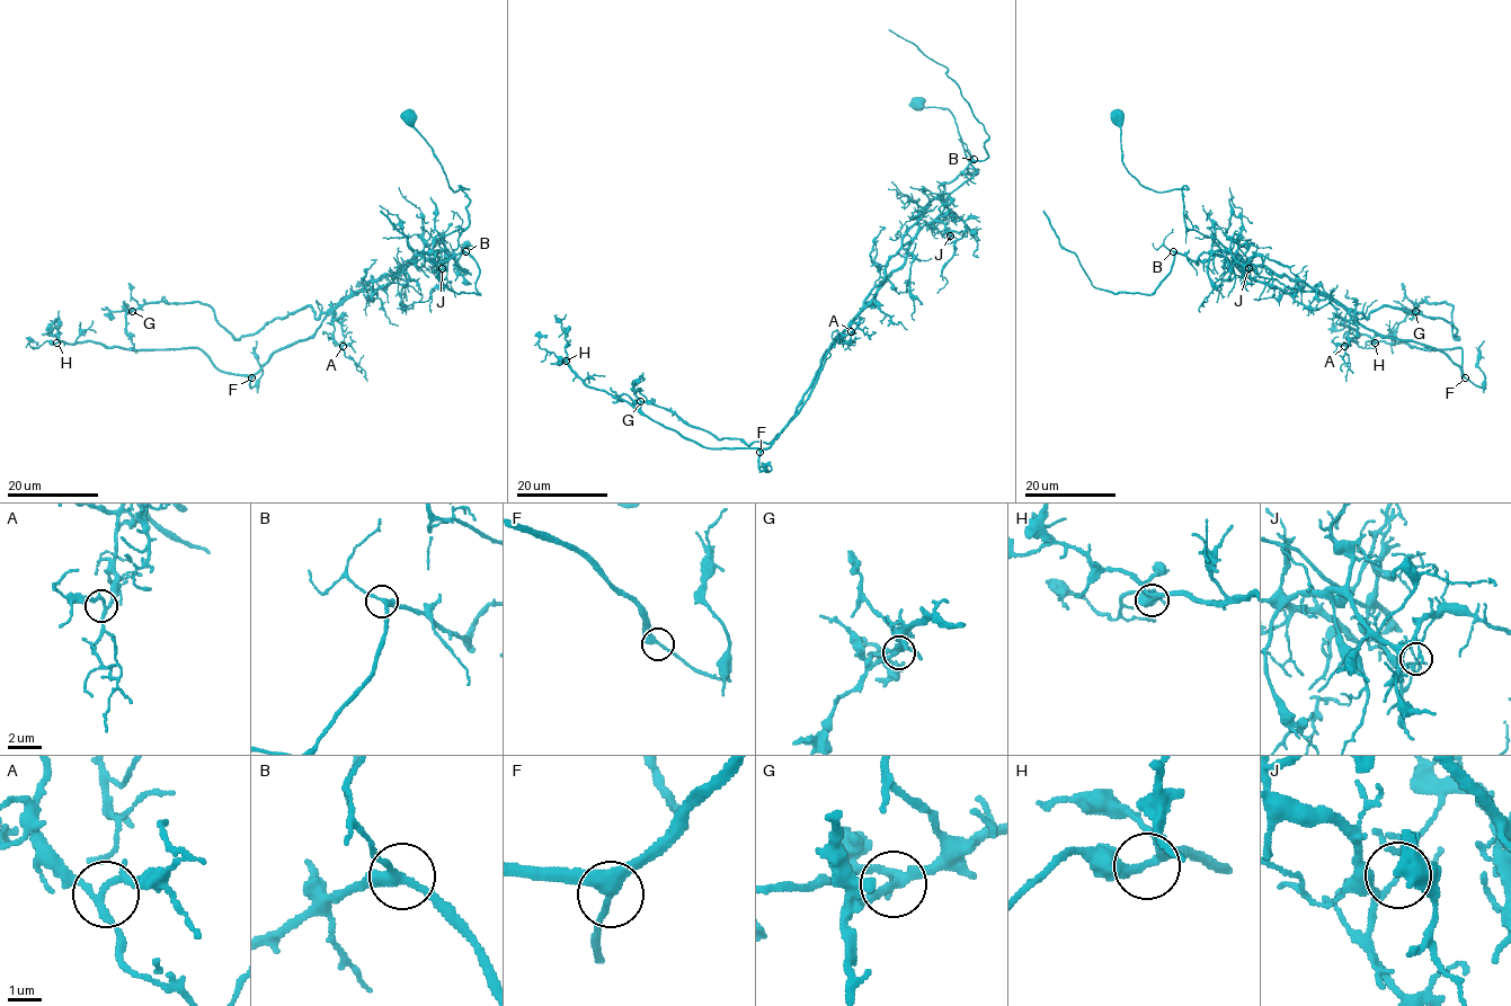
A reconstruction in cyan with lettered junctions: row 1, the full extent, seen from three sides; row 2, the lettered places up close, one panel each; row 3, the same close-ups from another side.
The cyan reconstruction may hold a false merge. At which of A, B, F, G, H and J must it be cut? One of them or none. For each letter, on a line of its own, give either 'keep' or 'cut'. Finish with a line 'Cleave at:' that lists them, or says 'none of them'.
A: keep
B: keep
F: keep
G: keep
H: keep
J: cut
Cleave at: J

